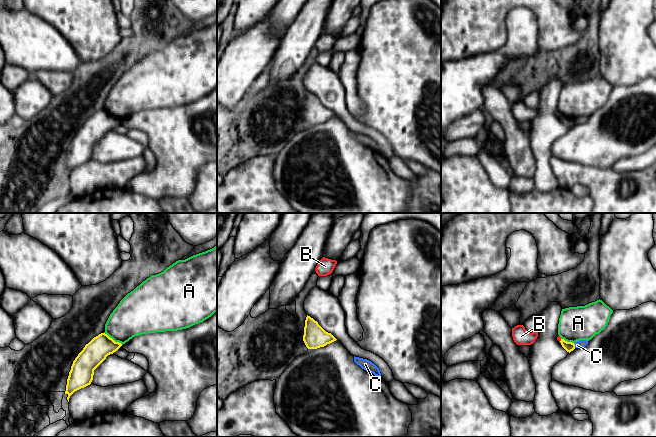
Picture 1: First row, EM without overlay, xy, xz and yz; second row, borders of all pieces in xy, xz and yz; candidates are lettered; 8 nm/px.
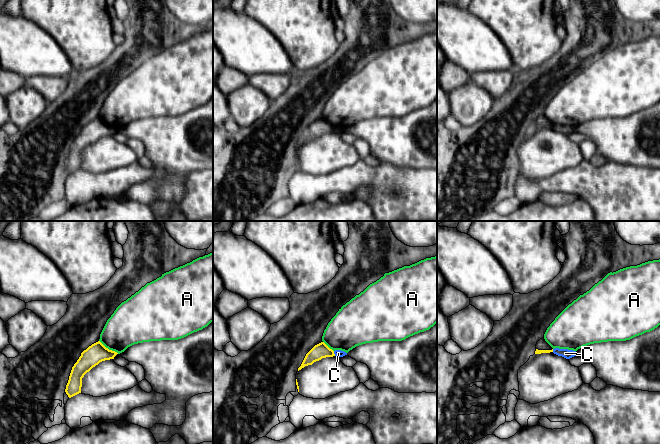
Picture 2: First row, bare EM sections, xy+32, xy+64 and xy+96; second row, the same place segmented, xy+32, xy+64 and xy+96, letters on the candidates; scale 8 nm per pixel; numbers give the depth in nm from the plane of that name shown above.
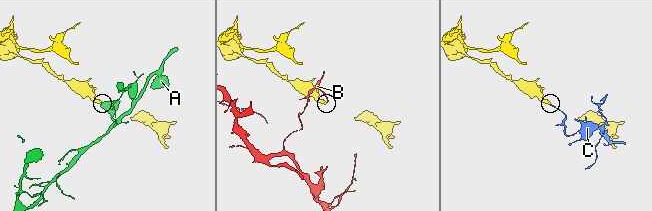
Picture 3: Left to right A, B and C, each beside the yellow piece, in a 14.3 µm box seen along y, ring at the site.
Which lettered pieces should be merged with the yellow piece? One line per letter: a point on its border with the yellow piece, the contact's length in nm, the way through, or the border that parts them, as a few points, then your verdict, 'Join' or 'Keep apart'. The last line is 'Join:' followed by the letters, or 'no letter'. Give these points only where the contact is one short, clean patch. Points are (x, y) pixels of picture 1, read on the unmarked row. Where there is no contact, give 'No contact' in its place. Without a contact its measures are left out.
A: Touches yellow at xy (112, 115). Shared border 180 nm. Boundary: xy (104, 108), (122, 120). Keep apart
B: Touches yellow at yz (561, 116). Shared border 30 nm. Keep apart
C: Touches yellow at yz (574, 121). Shared border 40 nm. Boundary: yz (573, 119), (575, 123). Keep apart
Join: no letter

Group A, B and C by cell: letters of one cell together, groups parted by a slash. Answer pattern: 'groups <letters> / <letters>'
groups A / B / C

